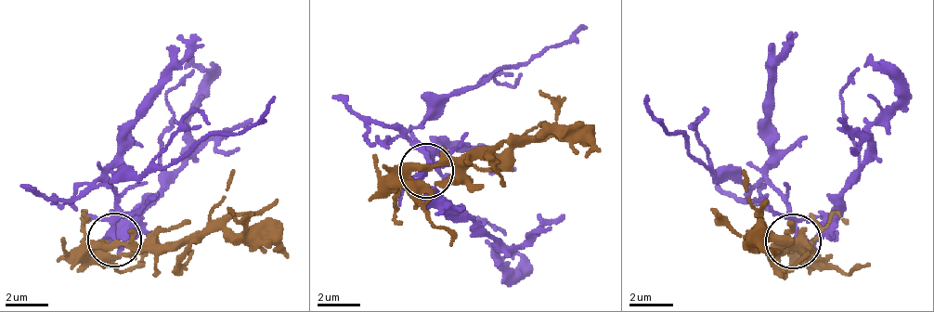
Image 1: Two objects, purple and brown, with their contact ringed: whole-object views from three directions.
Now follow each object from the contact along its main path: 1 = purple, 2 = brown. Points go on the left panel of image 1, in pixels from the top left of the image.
1: (113, 240), (113, 192), (97, 181), (129, 181), (167, 171), (211, 133), (248, 127), (275, 95)
2: (113, 240), (184, 246), (211, 230), (238, 235), (265, 235), (286, 257)

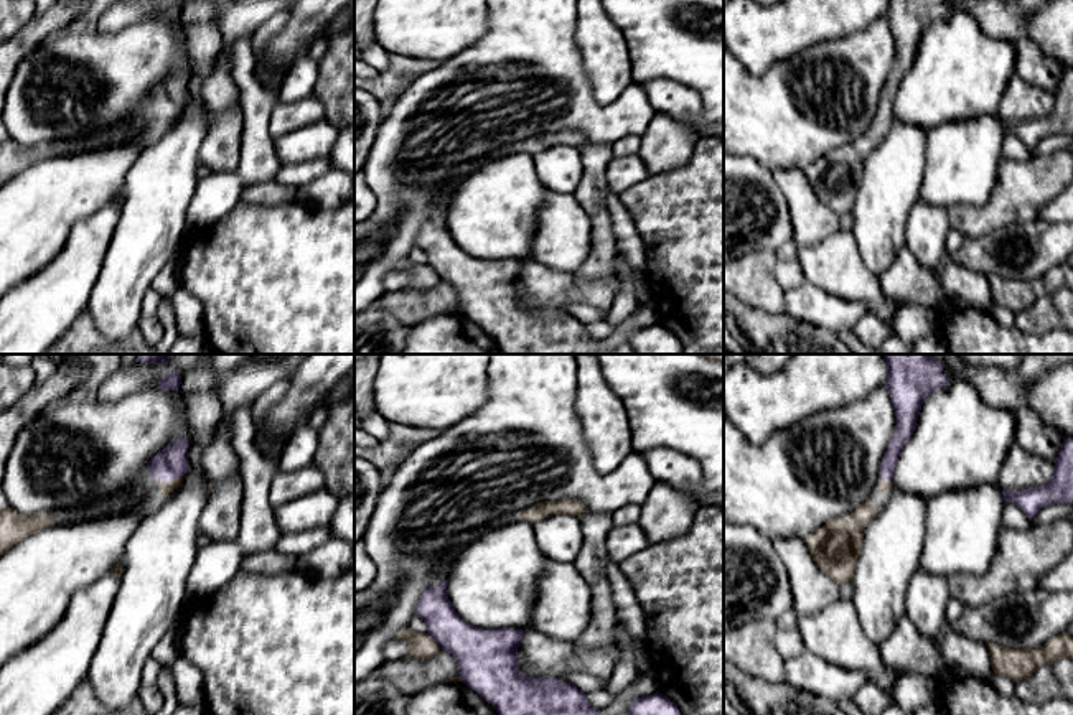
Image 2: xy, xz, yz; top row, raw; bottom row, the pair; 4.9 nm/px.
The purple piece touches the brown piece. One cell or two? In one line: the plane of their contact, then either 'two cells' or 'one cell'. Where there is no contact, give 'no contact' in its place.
contact in xy; one cell

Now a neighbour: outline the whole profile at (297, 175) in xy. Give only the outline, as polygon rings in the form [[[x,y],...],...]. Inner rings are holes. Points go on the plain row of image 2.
[[[330,157],[303,161],[297,165],[282,166],[274,181],[282,186],[300,188],[307,183],[323,176],[331,168]]]

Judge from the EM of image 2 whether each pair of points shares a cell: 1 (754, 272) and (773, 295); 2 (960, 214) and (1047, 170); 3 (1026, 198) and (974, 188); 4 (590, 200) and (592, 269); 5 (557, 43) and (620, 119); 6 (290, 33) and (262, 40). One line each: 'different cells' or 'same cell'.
1: same cell
2: same cell
3: different cells
4: same cell
5: same cell
6: different cells

